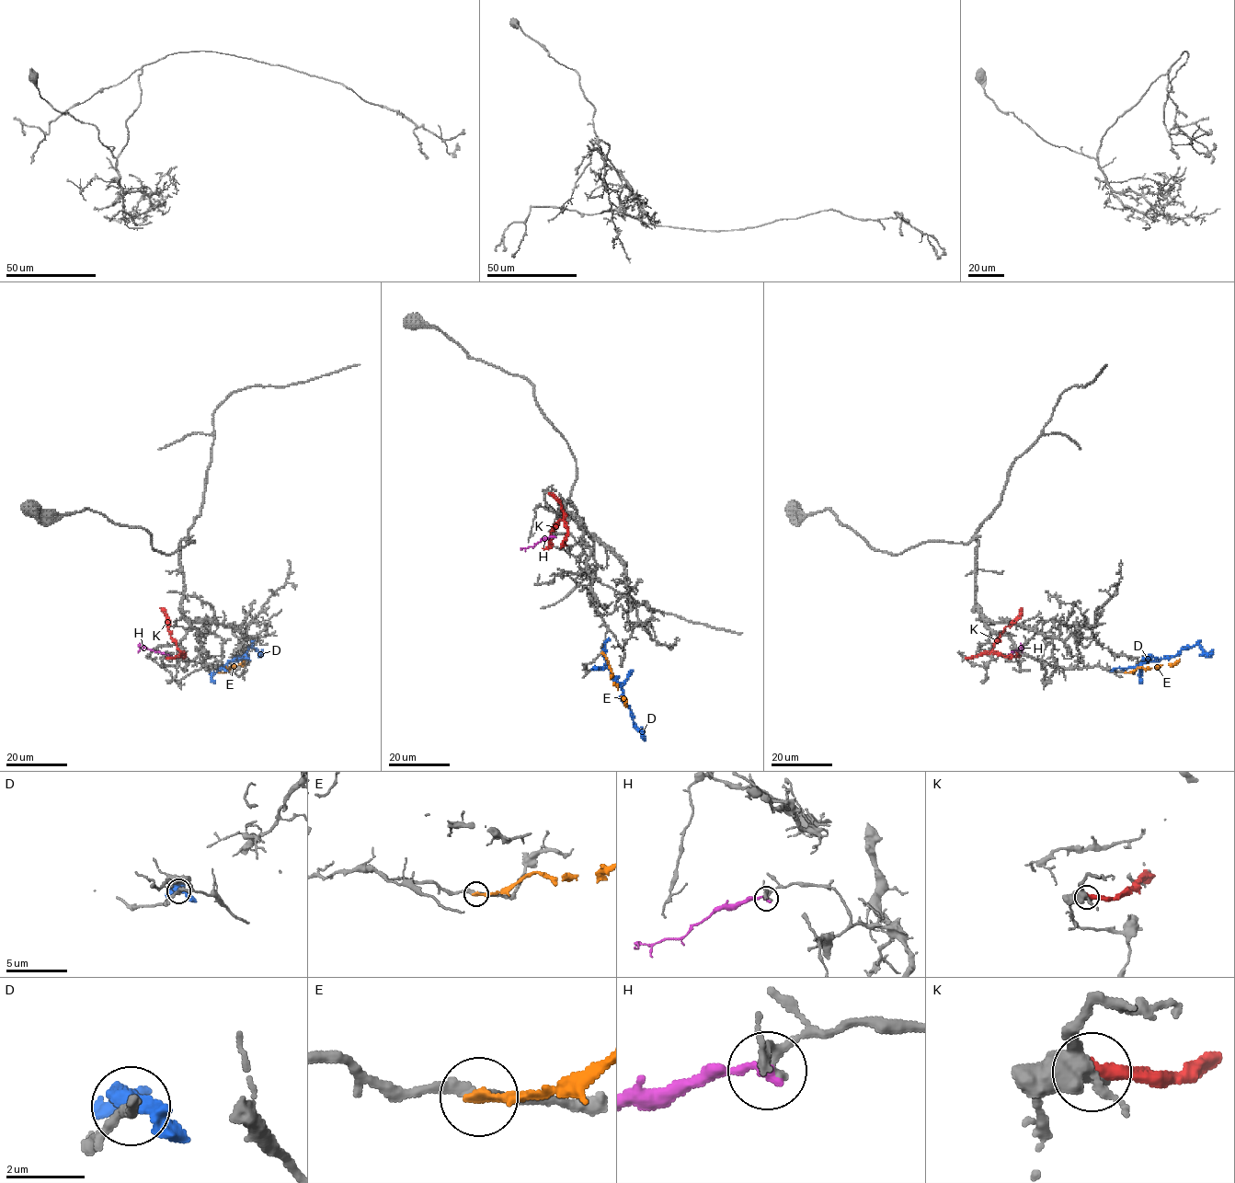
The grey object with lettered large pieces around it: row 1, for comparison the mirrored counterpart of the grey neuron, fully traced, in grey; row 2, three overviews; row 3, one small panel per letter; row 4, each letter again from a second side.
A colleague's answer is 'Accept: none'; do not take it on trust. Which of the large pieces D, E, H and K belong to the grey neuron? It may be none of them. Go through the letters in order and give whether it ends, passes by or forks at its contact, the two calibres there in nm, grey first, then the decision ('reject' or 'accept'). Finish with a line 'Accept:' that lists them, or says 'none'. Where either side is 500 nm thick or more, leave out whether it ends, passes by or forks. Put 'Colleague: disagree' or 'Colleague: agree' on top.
Colleague: disagree
D: it passes by; calibres 240 and 400 nm; reject
E: it ends; calibres 240 and 280 nm; reject
H: it ends; calibres 160 and 320 nm; accept
K: it ends; calibres 280 and 440 nm; reject
Accept: H

